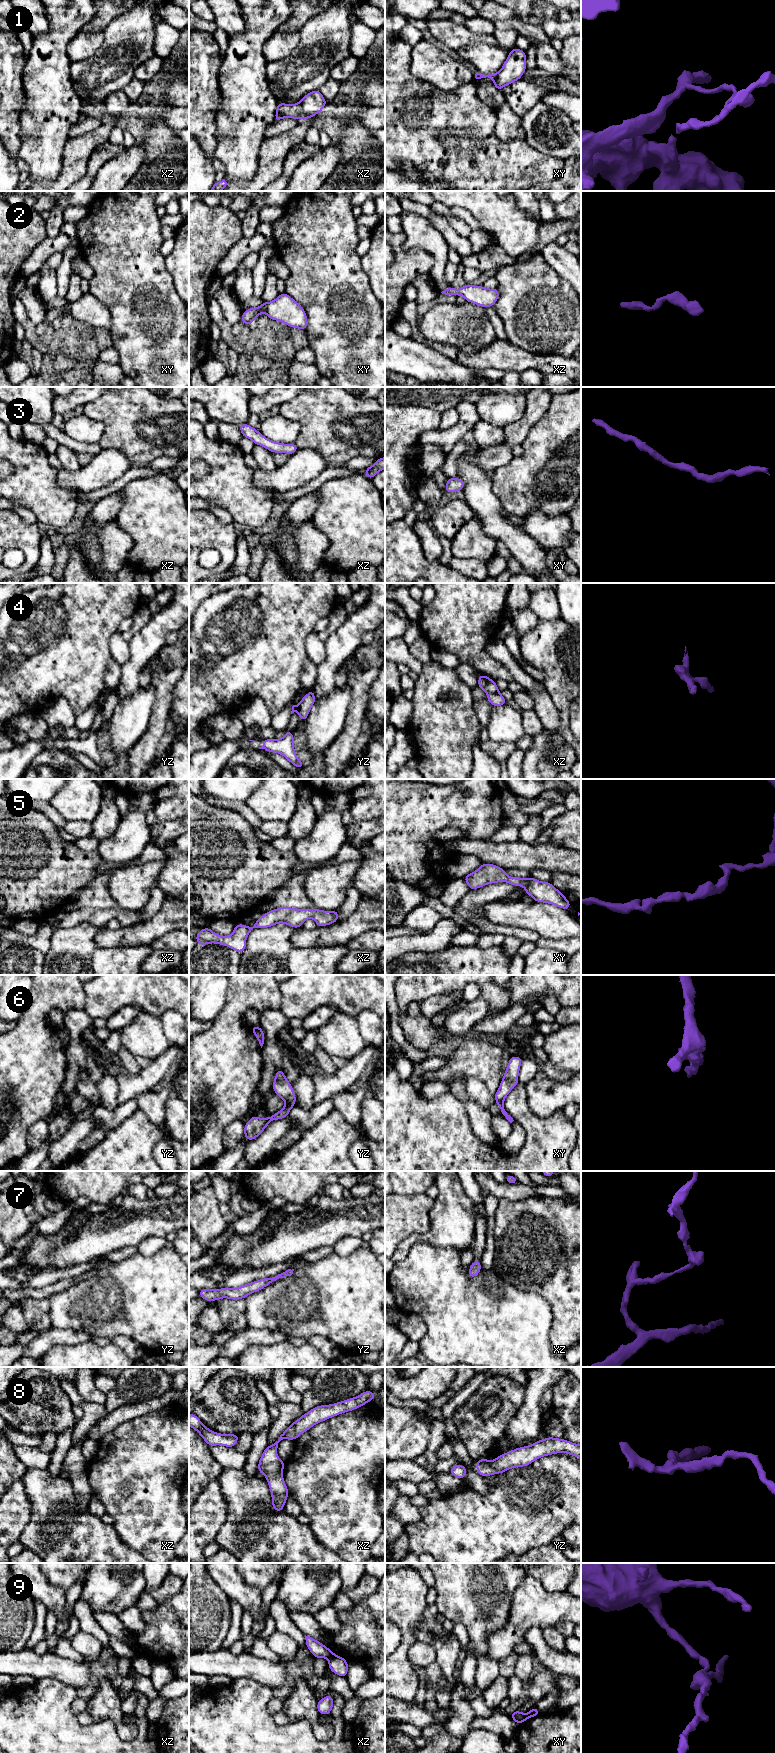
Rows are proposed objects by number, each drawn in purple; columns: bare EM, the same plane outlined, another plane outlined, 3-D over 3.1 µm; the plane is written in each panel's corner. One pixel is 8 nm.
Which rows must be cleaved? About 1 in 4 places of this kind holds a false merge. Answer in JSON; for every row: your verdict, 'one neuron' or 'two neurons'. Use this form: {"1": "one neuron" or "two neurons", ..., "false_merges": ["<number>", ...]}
{"1": "two neurons", "2": "one neuron", "3": "one neuron", "4": "two neurons", "5": "one neuron", "6": "one neuron", "7": "one neuron", "8": "one neuron", "9": "two neurons", "false_merges": ["1", "4", "9"]}

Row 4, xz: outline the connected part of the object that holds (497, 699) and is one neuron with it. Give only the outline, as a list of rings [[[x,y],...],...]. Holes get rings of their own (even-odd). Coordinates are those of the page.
[[[497,692],[495,694],[488,694],[487,701],[492,706],[503,706],[503,705],[506,705],[506,699],[501,695],[500,692]]]

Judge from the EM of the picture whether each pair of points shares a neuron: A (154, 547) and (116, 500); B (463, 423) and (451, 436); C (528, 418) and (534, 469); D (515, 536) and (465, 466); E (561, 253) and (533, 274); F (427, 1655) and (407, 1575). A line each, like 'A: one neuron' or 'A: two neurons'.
A: two neurons
B: one neuron
C: two neurons
D: one neuron
E: two neurons
F: two neurons

